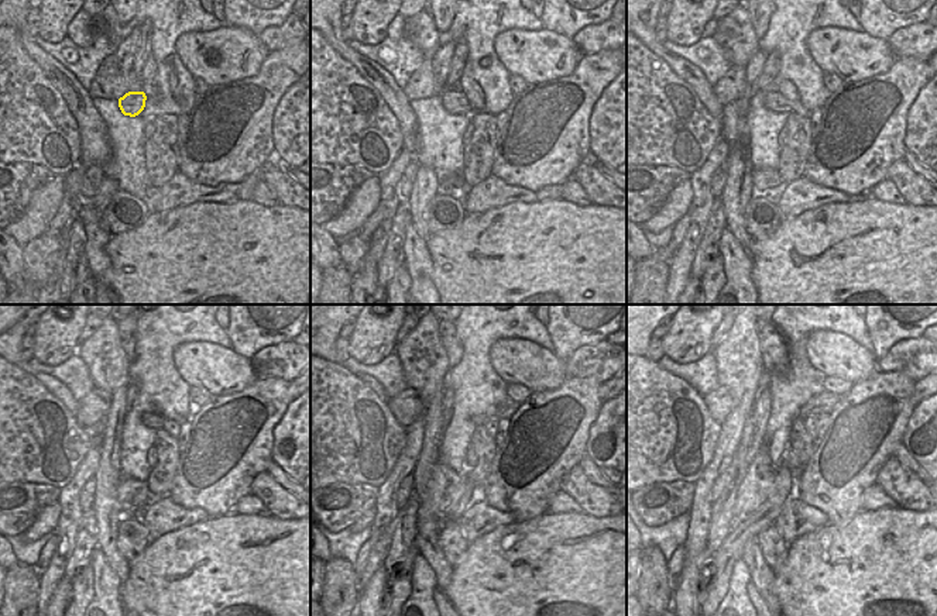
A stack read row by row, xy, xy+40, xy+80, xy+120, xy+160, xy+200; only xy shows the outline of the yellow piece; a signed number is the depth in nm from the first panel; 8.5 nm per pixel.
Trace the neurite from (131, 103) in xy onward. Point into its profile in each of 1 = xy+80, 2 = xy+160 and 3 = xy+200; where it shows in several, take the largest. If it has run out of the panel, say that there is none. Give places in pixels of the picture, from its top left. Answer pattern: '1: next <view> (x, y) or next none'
1: next xy+80 (774, 100)
2: next xy+160 (490, 426)
3: next xy+200 (810, 423)

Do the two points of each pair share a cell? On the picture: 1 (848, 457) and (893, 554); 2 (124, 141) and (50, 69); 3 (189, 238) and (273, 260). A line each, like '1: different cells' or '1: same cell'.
1: different cells
2: different cells
3: same cell

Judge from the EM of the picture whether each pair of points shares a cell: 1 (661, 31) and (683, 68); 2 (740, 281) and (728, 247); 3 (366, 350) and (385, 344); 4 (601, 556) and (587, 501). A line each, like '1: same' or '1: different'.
1: different
2: same
3: same
4: different

